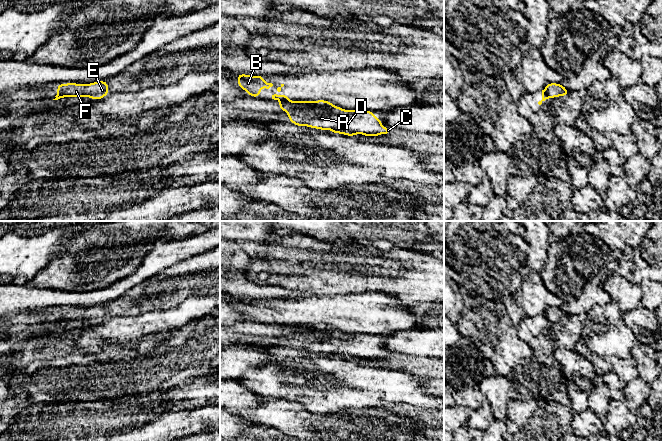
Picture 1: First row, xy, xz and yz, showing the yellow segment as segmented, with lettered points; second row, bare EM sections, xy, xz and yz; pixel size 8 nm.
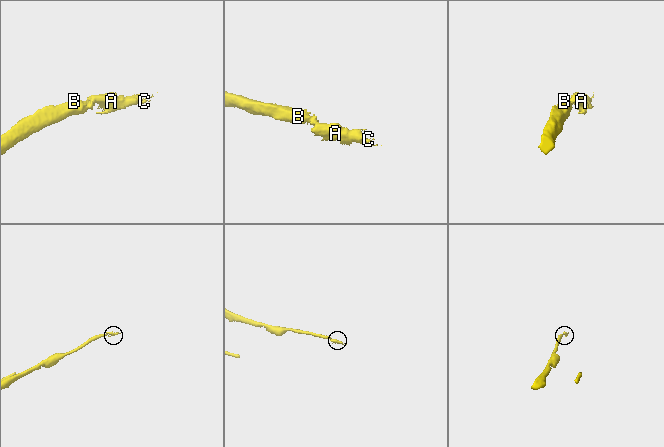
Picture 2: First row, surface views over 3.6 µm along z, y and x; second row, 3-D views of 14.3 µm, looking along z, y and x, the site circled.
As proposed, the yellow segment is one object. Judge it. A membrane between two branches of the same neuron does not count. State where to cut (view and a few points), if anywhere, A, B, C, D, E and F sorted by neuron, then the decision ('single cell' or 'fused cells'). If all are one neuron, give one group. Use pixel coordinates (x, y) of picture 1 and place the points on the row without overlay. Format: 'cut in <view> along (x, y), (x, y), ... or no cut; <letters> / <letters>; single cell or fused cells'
cut in xz along (279, 324), (287, 325); A C D E F / B; fused cells

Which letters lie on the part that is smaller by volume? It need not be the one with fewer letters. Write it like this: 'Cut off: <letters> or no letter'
Cut off: A, C, D, E, F

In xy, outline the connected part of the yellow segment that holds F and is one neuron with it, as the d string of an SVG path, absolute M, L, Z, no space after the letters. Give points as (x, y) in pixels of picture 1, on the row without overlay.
M104 304L85 309L77 307L57 308L57 319L55 321L90 321L99 324L108 318L109 310L107 304Z

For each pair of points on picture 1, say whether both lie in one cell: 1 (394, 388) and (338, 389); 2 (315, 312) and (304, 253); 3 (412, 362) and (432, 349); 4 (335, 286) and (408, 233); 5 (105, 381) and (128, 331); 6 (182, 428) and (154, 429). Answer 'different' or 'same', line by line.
1: same
2: different
3: different
4: different
5: different
6: same

